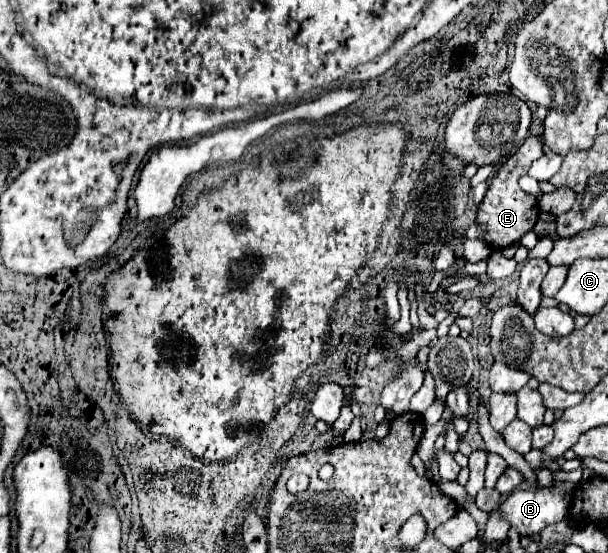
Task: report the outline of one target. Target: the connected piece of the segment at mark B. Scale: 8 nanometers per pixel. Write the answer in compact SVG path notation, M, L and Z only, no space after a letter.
M555 485L541 489L517 489L501 503L501 511L509 525L521 535L537 535L547 525L567 517L569 501L565 501L565 495L567 491Z

